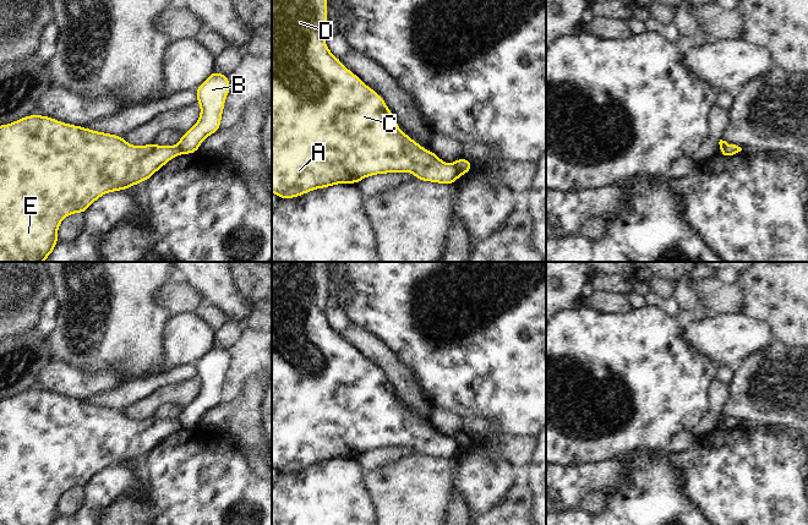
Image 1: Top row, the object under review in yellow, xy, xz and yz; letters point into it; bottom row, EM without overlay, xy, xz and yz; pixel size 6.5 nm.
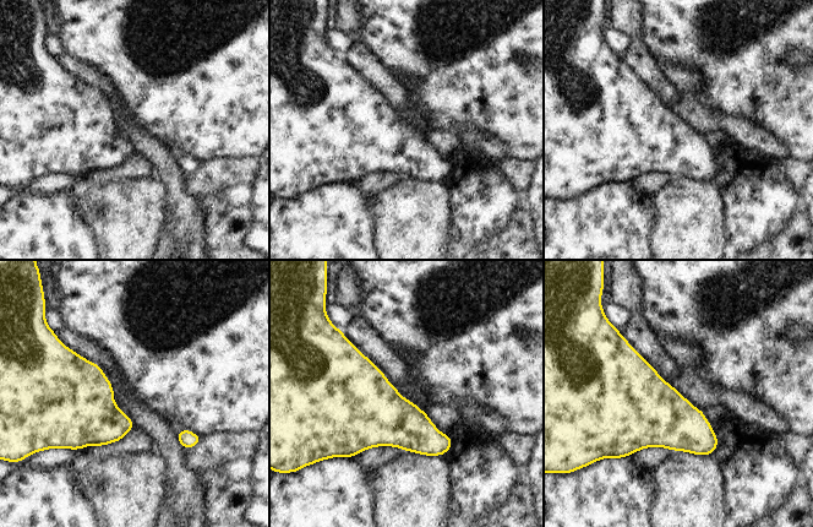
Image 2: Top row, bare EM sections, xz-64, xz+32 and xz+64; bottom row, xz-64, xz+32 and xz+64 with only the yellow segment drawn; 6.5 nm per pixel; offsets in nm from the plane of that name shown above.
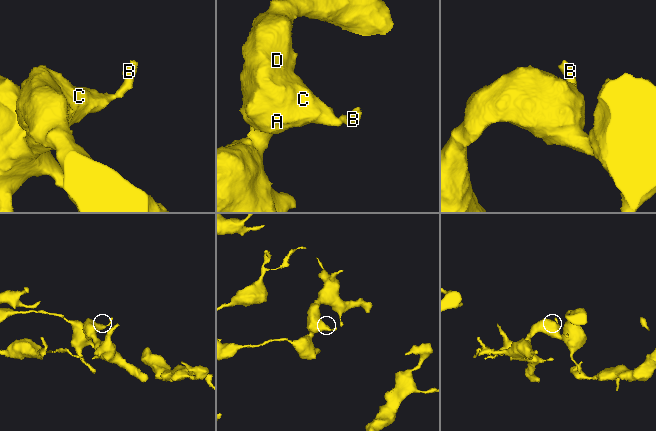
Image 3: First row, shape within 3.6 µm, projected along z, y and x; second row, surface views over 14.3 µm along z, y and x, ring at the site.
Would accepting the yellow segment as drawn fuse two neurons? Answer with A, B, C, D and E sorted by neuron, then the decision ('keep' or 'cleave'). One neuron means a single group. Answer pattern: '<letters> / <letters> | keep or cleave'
A C D E / B | cleave

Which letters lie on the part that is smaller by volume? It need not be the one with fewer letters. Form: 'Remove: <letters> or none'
Remove: B

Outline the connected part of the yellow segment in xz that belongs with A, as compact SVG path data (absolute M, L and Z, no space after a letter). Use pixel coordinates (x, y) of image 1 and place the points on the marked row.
M272 0L272 192L282 201L295 198L309 193L316 188L326 188L337 184L359 184L367 176L389 173L413 173L416 180L431 181L435 184L453 185L460 176L453 164L447 164L438 158L435 152L428 152L405 135L395 122L394 115L388 109L383 98L371 87L366 86L361 78L348 70L334 56L326 45L326 23L327 23L327 0Z

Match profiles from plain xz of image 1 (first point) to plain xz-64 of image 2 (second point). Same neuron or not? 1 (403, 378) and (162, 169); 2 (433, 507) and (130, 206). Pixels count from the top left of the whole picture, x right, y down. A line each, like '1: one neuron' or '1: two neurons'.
1: one neuron
2: one neuron

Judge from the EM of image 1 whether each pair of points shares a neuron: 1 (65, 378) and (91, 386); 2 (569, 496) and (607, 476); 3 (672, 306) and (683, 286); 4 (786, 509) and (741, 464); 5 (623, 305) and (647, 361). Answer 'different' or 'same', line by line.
1: same
2: same
3: different
4: same
5: different

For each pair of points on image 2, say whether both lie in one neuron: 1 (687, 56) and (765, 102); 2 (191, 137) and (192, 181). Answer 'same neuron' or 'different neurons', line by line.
1: same neuron
2: different neurons

